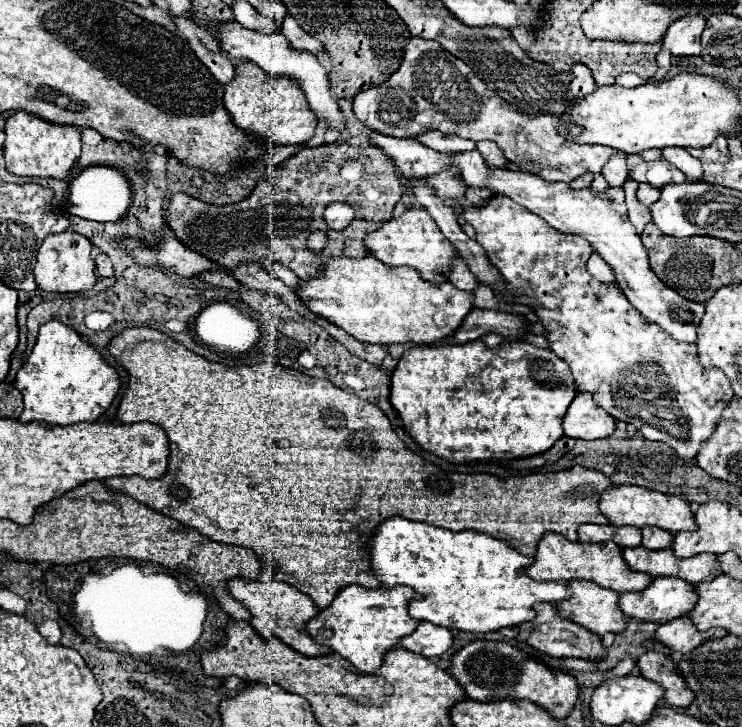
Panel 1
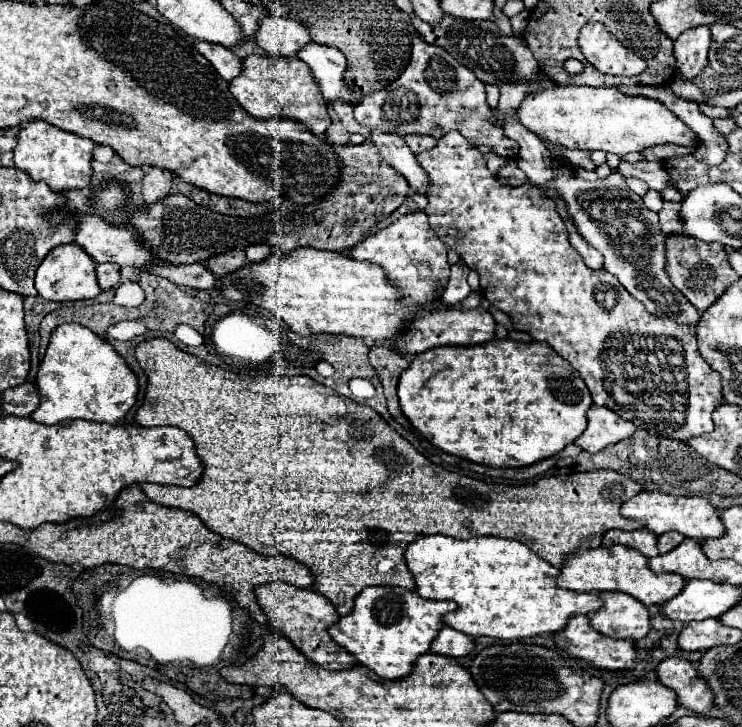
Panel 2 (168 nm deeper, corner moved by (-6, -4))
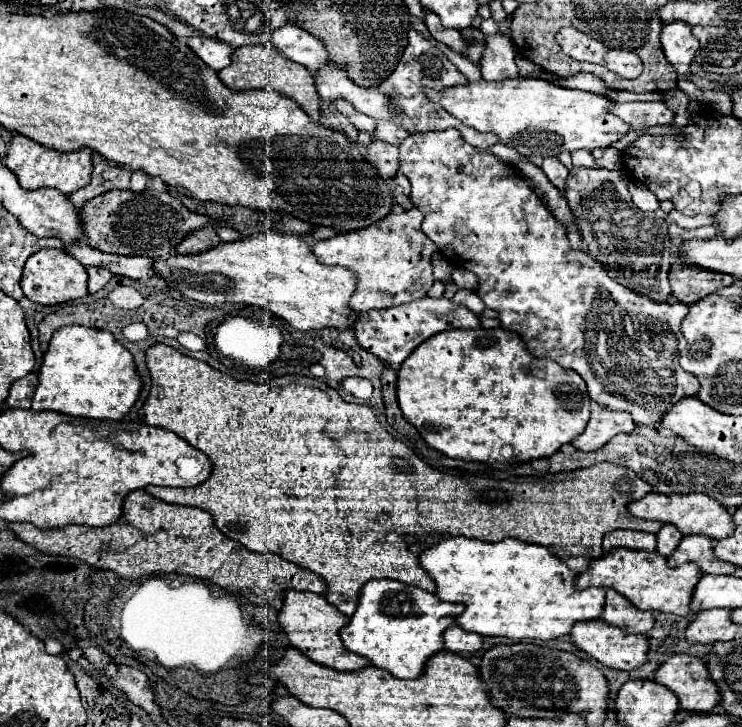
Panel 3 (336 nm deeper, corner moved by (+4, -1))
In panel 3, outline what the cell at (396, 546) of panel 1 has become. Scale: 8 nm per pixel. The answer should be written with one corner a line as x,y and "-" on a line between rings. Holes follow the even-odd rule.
452,537
420,555
422,567
436,581
438,599
466,605
456,623
478,635
552,641
570,635
574,623
602,615
604,589
576,589
576,573
548,547
518,539
486,543
468,537

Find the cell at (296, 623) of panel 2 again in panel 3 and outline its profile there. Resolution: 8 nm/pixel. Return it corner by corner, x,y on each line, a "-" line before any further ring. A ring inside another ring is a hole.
286,591
284,593
284,607
278,615
280,627
286,631
292,647
302,651
308,659
312,659
318,665
336,669
336,671
356,671
362,667
368,667
370,661
362,655
356,655
344,647
342,653
342,639
340,639
340,629
348,625
348,617
340,613
332,603
326,601
326,597
316,595
316,593
306,593
306,591

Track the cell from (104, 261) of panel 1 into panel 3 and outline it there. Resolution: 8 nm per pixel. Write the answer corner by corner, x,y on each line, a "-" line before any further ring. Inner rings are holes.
88,267
88,293
98,293
112,277
112,273
104,271
104,269
98,269
98,267

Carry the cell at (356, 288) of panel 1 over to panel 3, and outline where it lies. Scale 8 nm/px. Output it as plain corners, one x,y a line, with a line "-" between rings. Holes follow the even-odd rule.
276,231
254,233
248,237
242,237
240,241
220,243
196,255
190,253
190,255
172,255
168,259
156,259
152,263
152,269
156,271
154,275
164,279
170,289
206,305
218,305
218,303
258,305
276,313
280,319
286,319
298,331
326,329
326,327
352,329
350,317
354,313
348,311
346,303
352,291
356,289
356,275
352,275
352,271
342,267
324,267
322,263
318,263
316,255
312,255
310,247
296,235
286,235

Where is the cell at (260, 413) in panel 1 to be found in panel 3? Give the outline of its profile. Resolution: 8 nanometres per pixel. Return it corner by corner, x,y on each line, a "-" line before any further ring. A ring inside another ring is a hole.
156,343
146,351
146,363
152,375
152,389
150,389
150,397
146,401
146,405
140,409
140,417
146,425
156,425
162,429
168,429
176,435
180,435
184,441
188,441
192,447
200,449
202,453
206,453
206,457
210,457
212,461
212,475
208,481
204,481
198,487
192,489
168,489
168,487
148,487
146,491
150,495
154,495
156,499
162,499
166,503
174,503
174,505
192,505
192,507
200,507
208,513
214,515
216,527
240,541
244,547
248,547
250,551
270,551
276,555
282,555
284,559
314,571
316,575
320,575
326,583
328,583
328,593
326,599
328,603
336,605
346,617
352,617
356,607
358,607
358,593
362,589
364,583
368,583
370,579
398,579
402,583
408,585
416,585
424,591
434,593
436,585
432,583
432,579
428,579
426,571
420,569
420,553
428,547
432,547
434,543
440,543
448,537
472,537
472,539
480,539
480,541
502,541
506,537
516,537
520,541
526,543
536,543
536,545
544,545
554,549
554,553
576,573
582,573
590,567
592,561
600,559
604,555
602,551
602,537
614,529
634,529
634,531
646,531
646,533
658,533
660,527
664,525
662,521
646,521
646,519
638,519
634,515
628,513
628,503
634,503
638,499
642,499
644,495
648,495
652,489
650,483
646,483
642,477
638,477
632,469
622,467
622,465
614,465
614,463
598,463
592,465
588,469
576,469
576,471
566,471
566,473
556,473
556,475
543,475
532,477
510,477
504,481
496,481
496,479
486,479
486,477
454,477
448,473
440,473
438,469
432,469
430,465
426,465
420,457
416,457
416,453
404,445
402,441
394,439
376,419
374,411
366,405
358,405
358,403
346,403
332,387
328,387
322,381
316,381
314,385
304,385
304,383
290,383
284,387
276,387
276,385
268,385
268,383
250,383
250,381
236,381
230,375
212,369
208,363
192,359
182,355
180,351
176,351
174,347

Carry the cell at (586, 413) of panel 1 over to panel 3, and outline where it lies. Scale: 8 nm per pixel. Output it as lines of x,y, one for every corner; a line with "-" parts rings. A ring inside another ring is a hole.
592,403
590,421
584,433
572,441
572,445
580,451
596,451
604,447
618,433
632,433
634,421
628,411
614,411
600,403

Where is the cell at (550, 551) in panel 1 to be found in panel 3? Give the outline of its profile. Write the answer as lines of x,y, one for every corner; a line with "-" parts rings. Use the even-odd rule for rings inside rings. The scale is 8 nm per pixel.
614,549
600,557
600,561
592,563
586,573
576,577
576,587
610,587
624,595
630,603
634,603
638,609
652,609
652,611
664,611
688,617
690,601
694,595
694,587
702,577
702,569
698,565
680,565
680,567
668,567
666,557
658,555
656,551
632,551
632,549

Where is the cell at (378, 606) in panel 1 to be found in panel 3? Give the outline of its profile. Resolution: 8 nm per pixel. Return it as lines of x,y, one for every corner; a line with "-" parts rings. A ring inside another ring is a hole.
372,579
362,587
358,609
350,623
340,631
344,645
368,657
372,665
402,679
418,679
432,655
444,649
444,631
456,625
462,603
444,603
420,587
392,579

